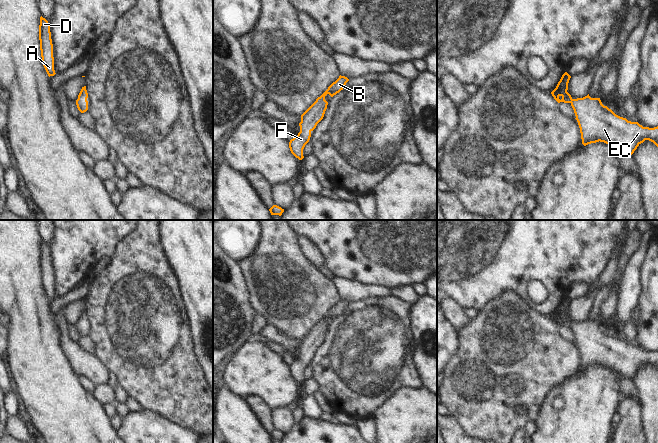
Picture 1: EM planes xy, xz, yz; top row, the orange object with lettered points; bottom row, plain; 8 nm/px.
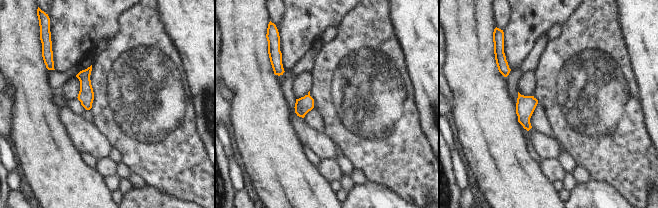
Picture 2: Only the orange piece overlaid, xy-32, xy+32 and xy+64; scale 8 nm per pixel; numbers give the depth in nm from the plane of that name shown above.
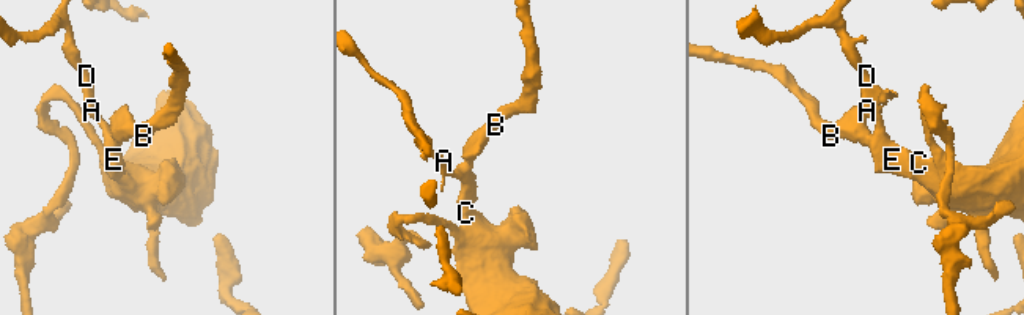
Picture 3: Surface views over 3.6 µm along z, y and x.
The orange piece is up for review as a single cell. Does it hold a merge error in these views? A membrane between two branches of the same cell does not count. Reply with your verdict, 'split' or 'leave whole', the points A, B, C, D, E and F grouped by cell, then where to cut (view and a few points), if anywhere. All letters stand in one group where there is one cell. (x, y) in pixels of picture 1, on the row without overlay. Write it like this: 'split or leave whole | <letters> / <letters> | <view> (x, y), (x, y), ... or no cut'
leave whole | A B C D E F | no cut

